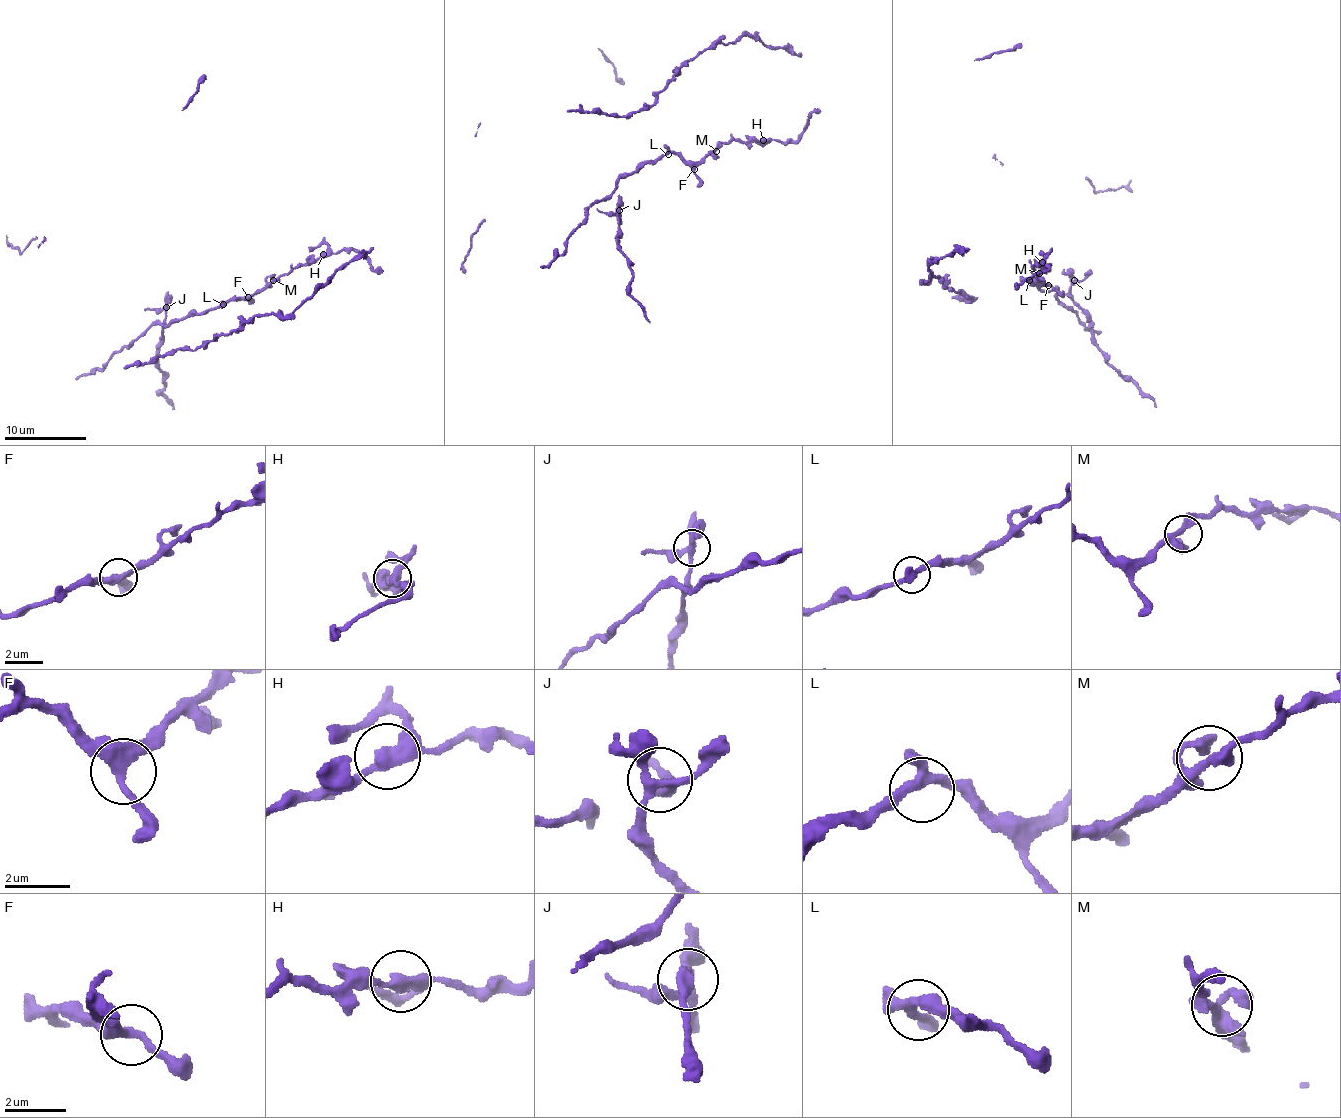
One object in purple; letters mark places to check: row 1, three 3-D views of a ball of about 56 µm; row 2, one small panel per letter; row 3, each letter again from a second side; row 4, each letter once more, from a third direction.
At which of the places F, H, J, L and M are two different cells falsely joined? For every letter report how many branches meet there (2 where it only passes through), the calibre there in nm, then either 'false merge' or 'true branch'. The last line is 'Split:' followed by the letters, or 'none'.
F: branches 3; calibre 320 nm; true branch
H: branches 3; calibre 340 nm; true branch
J: branches 4; calibre 260 nm; true branch
L: branches 3; calibre 280 nm; true branch
M: branches 4; calibre 280 nm; true branch
Split: none

